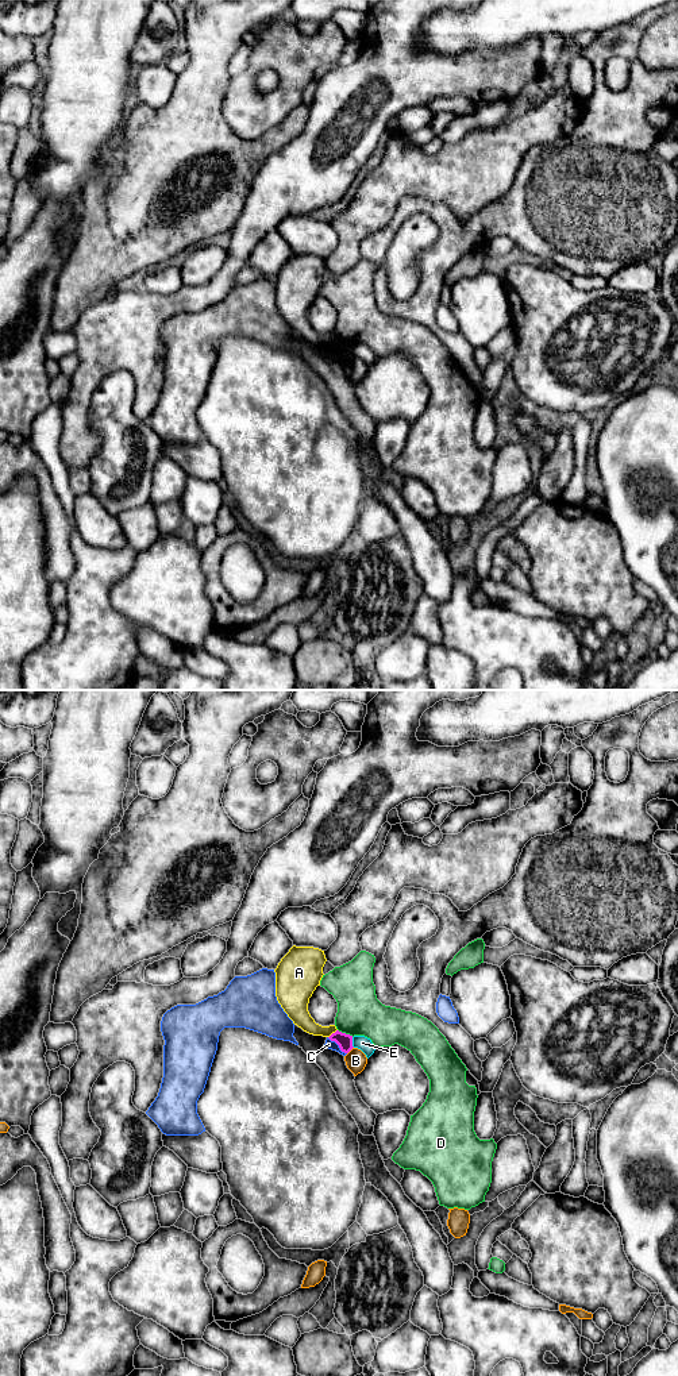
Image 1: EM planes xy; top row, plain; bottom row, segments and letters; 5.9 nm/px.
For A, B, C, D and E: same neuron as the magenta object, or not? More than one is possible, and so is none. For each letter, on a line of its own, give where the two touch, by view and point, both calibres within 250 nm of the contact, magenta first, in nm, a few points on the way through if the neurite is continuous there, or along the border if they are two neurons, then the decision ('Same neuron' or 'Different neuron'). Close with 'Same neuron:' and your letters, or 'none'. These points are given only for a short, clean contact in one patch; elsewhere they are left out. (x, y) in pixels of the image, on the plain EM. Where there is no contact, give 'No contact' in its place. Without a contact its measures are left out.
A: Touches magenta at xy (332, 342). Thickness 90 nm (magenta) against 130 nm. Boundary: xy (336, 338), (328, 346). Different neuron
B: Touches magenta at xy (350, 358). Thickness 90 nm (magenta) against 130 nm. Different neuron
C: Touches magenta at xy (338, 353). Thickness 90 nm (magenta) against 50 nm. Different neuron
D: Touches magenta at xy (345, 342). Thickness 90 nm (magenta) against 280 nm. Different neuron
E: Touches magenta at xy (351, 351). Thickness 90 nm (magenta) against 90 nm. Different neuron
Same neuron: none

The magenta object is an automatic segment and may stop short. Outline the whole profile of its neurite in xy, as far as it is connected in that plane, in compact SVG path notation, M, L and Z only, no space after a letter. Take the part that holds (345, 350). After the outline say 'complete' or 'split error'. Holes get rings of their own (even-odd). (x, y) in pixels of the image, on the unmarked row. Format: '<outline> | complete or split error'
M336 339L328 346L331 350L335 350L340 359L344 362L348 362L354 355L353 355L353 344L342 342Z | complete

